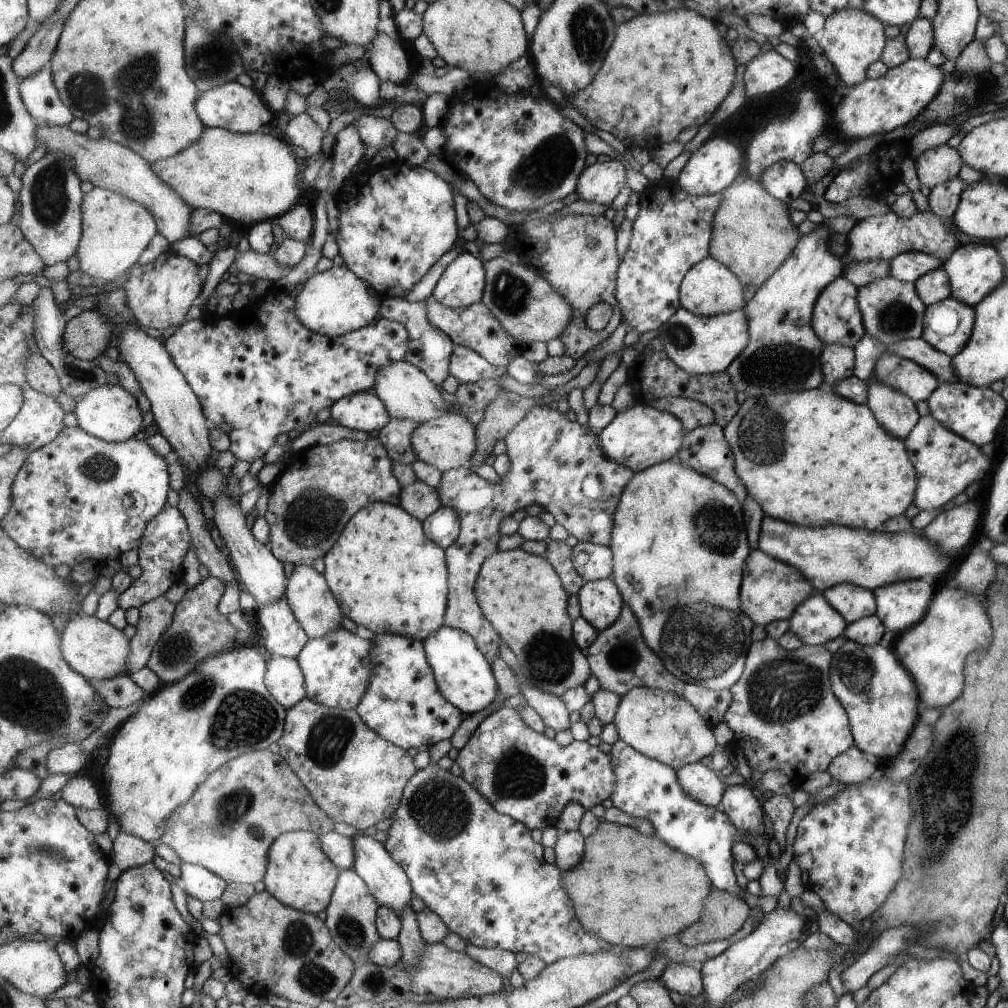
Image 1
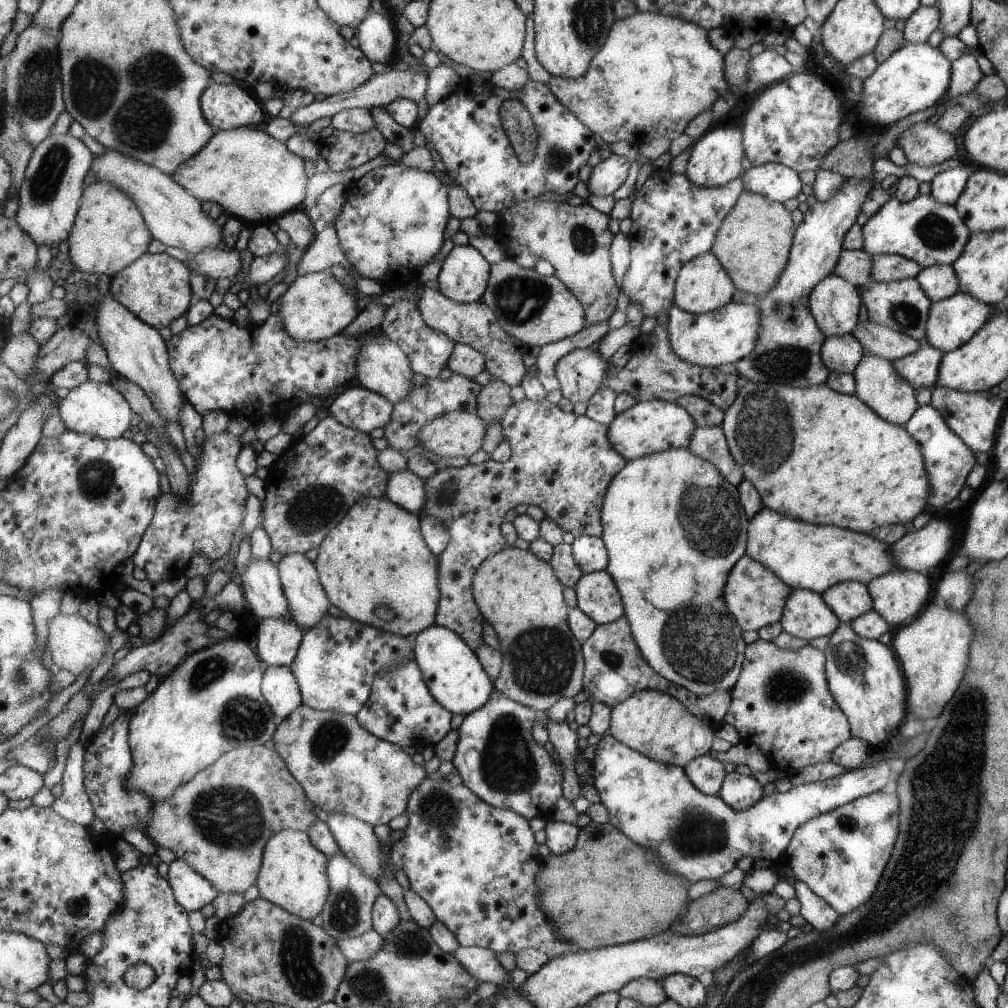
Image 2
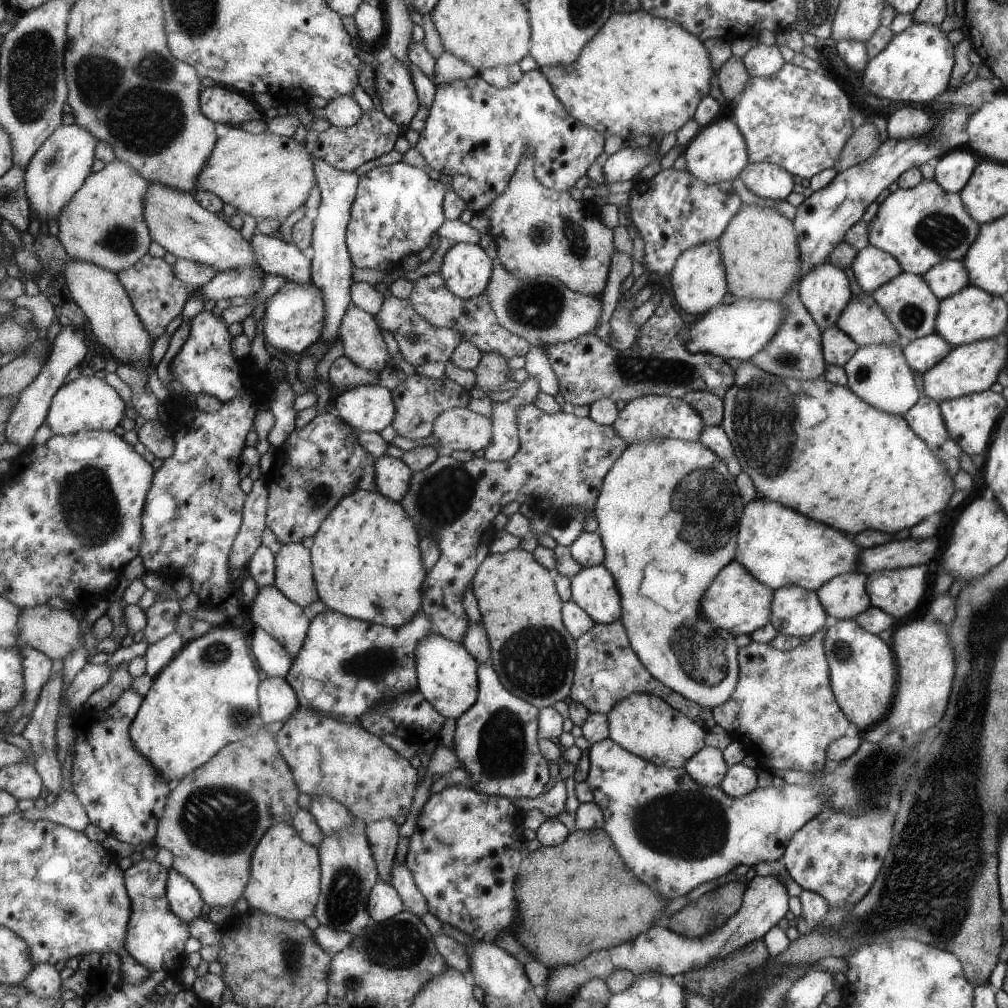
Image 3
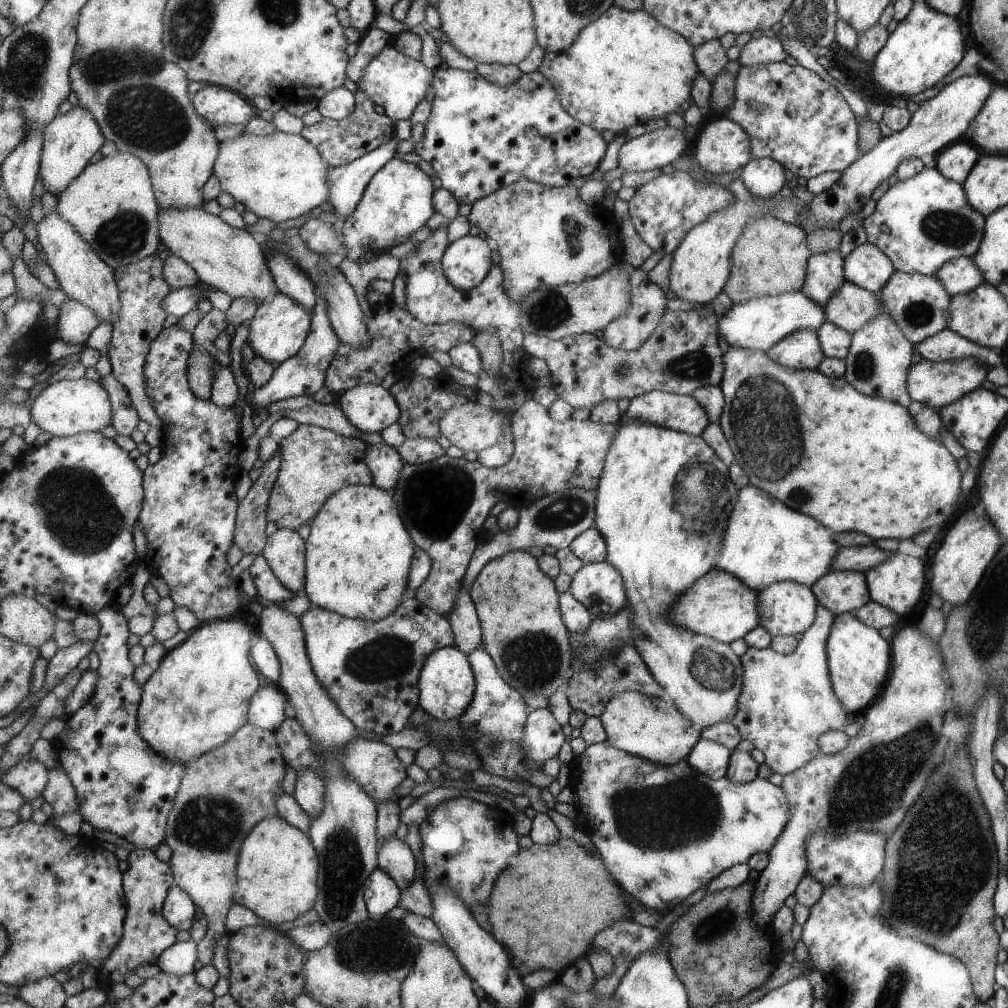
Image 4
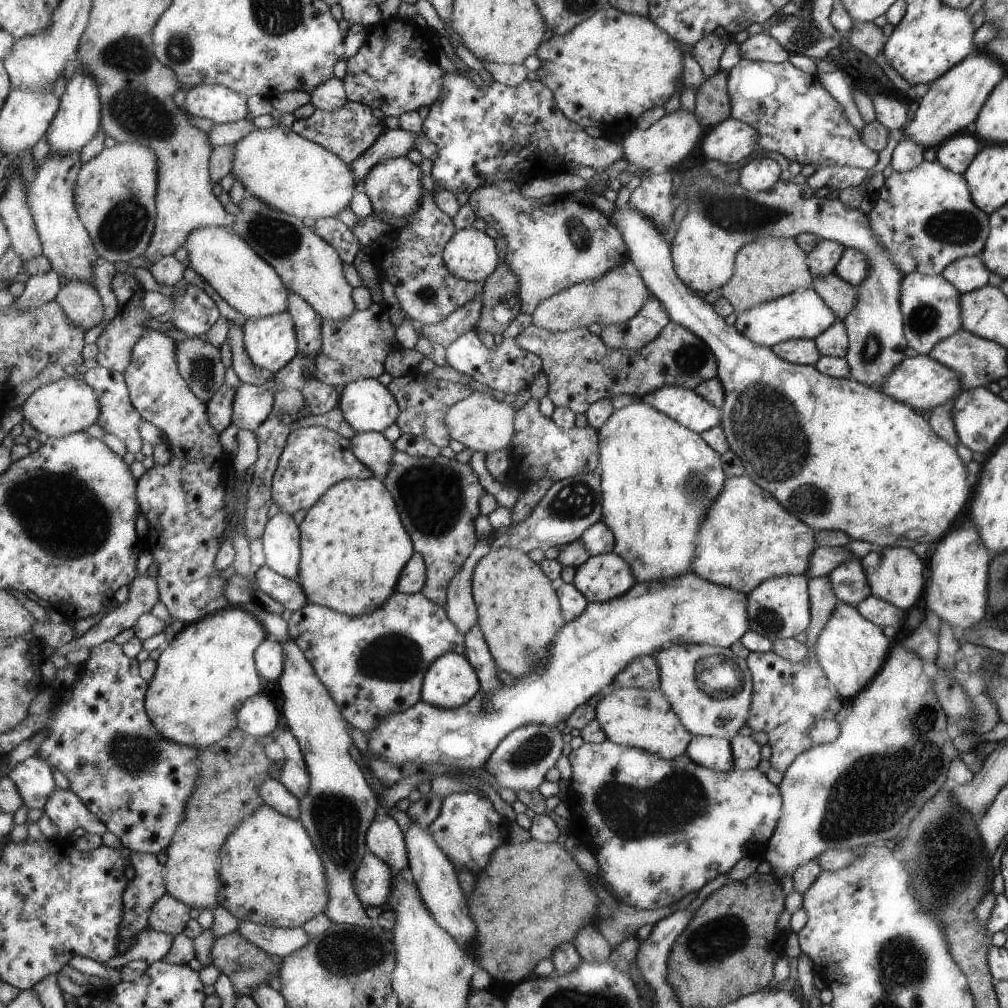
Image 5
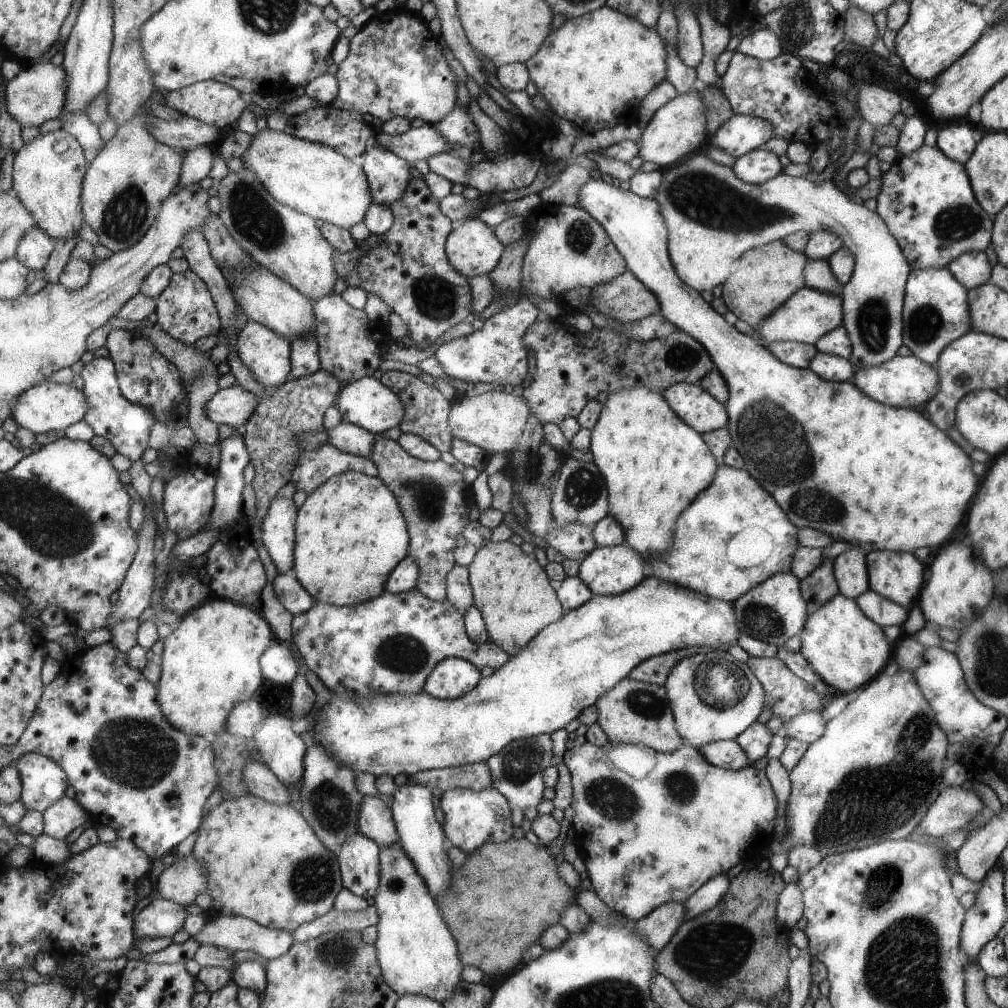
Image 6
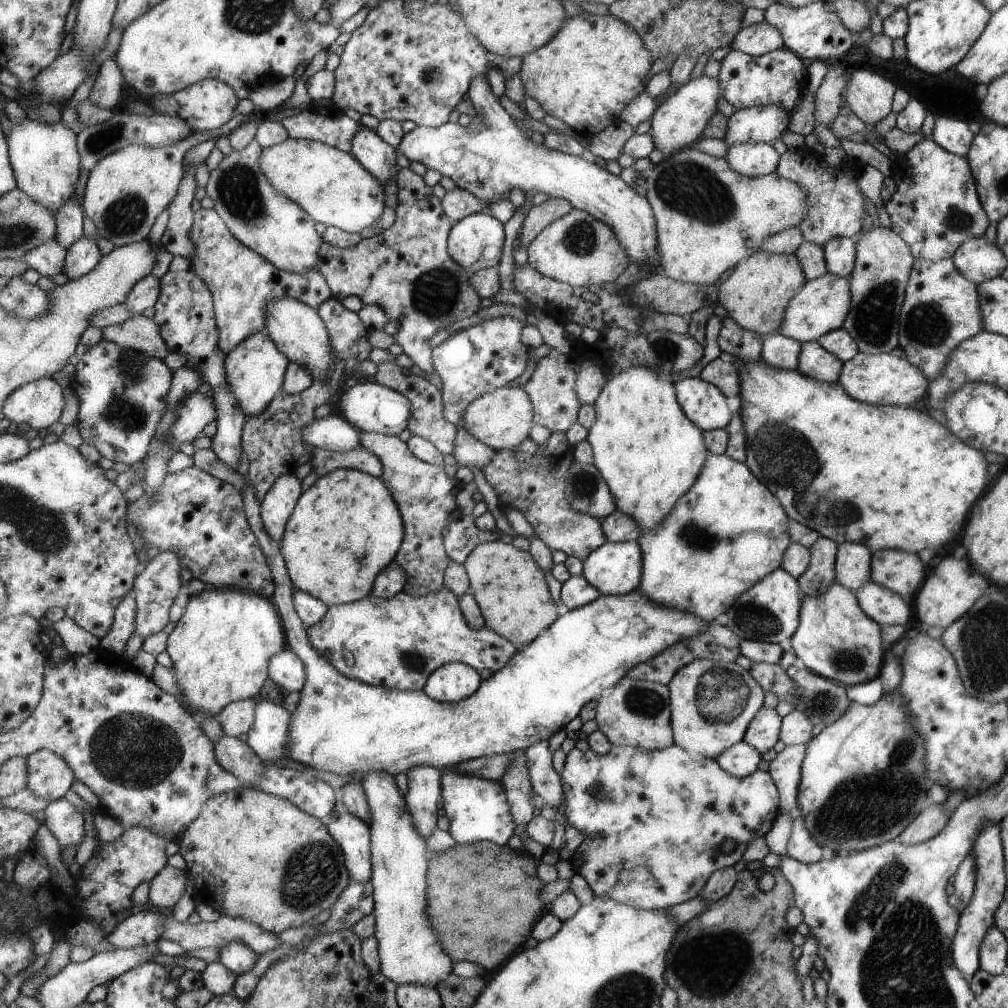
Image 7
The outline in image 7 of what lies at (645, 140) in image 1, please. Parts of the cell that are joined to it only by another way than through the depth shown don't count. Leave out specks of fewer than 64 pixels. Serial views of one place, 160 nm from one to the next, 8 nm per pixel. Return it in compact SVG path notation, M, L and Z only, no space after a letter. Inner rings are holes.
M585 12L569 17L552 41L525 55L520 75L527 96L539 102L547 115L561 119L581 136L593 136L623 121L622 112L645 90L647 74L653 63L651 51L630 24L611 14Z

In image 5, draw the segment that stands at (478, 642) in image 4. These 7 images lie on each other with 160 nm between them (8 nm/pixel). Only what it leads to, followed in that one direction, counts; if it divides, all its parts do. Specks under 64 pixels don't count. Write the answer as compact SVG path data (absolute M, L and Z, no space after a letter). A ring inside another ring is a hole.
M481 515L481 518L477 518L477 546L447 586L447 604L444 607L448 610L449 618L464 635L471 632L478 623L478 606L474 599L474 572L478 562L491 549L487 538L493 530L488 516Z

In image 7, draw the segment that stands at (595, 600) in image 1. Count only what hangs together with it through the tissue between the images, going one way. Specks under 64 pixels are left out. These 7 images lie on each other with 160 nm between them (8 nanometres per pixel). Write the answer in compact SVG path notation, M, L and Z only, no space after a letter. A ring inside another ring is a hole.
M639 540L607 541L584 560L583 574L603 595L624 595L638 590L644 569L644 551Z

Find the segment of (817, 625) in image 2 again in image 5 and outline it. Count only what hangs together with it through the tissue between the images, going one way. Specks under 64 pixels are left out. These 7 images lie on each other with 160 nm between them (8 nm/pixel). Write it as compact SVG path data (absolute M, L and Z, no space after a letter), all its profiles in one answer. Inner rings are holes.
M803 575L769 577L747 594L748 631L756 632L767 640L786 639L808 628L811 620L811 599L808 597L808 578Z

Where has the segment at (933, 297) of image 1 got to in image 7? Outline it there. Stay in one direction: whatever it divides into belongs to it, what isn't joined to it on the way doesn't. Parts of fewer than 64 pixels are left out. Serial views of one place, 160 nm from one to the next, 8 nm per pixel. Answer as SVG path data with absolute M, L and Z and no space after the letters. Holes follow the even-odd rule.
M981 236L965 240L952 254L952 263L967 280L979 286L984 280L999 277L1007 260L995 242L990 244Z

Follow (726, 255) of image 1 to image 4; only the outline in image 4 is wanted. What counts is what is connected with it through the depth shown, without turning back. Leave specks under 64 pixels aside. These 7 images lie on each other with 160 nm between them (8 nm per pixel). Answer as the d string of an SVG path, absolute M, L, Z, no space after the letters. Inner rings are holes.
M761 215L744 226L731 252L731 272L724 292L732 303L742 303L761 295L778 295L801 290L808 258L806 234L795 223L783 222L771 215Z

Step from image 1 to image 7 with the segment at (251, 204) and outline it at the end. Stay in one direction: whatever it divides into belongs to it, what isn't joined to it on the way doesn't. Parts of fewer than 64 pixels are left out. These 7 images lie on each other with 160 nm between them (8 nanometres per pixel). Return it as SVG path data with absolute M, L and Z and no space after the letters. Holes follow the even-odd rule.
M287 138L279 144L265 147L260 158L261 166L273 186L298 202L317 221L327 227L339 227L350 233L363 232L380 219L385 210L385 188L380 179L371 174L354 154L321 141Z

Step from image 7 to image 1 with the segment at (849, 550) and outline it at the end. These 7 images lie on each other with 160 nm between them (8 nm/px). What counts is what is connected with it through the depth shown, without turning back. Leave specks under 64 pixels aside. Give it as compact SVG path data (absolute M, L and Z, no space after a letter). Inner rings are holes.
M842 583L841 585L833 586L831 589L826 589L822 595L829 604L844 618L844 622L860 620L861 618L872 616L876 613L875 596L867 588L862 588L853 584Z

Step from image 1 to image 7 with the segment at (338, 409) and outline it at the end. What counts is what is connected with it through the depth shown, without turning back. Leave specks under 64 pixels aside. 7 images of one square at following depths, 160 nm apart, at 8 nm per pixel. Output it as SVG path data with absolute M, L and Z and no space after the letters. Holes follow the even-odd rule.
M361 381L348 391L345 391L340 398L339 411L351 423L357 426L360 431L370 433L381 433L384 435L398 435L408 428L412 420L412 402L400 392L388 386L374 382Z

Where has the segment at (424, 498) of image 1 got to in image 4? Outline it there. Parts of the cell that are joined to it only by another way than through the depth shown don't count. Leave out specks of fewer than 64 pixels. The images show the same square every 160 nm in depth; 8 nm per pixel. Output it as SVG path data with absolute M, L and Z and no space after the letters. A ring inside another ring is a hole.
M385 443L368 445L366 461L374 474L374 485L393 492L406 465L398 448Z

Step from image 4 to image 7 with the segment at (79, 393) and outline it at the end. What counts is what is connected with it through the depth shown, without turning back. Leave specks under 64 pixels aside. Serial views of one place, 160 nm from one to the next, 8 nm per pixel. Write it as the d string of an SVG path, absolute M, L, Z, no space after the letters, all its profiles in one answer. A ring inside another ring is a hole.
M45 377L15 390L4 406L8 420L15 422L20 430L33 428L43 433L61 418L63 410L63 388L57 380Z

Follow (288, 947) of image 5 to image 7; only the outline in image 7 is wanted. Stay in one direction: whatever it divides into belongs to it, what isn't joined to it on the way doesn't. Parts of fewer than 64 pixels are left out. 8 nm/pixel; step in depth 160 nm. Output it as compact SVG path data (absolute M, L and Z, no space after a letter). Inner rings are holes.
M171 915L166 917L166 924L164 926L165 934L162 935L162 938L167 937L169 940L181 943L181 946L183 946L186 951L205 948L205 946L207 946L207 948L209 948L209 946L215 946L215 948L222 949L231 943L243 943L249 946L251 950L262 955L263 953L274 951L282 944L278 933L265 930L262 926L253 923L252 920L247 920L243 917L222 915L216 921L201 921L193 924L190 920L185 922L178 921Z

